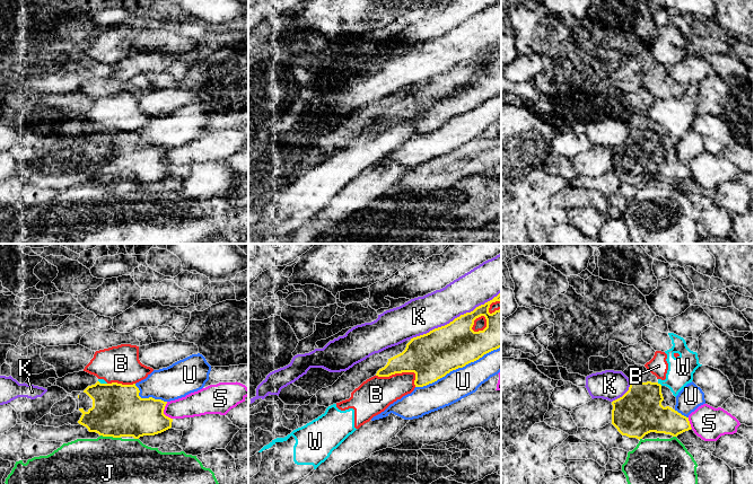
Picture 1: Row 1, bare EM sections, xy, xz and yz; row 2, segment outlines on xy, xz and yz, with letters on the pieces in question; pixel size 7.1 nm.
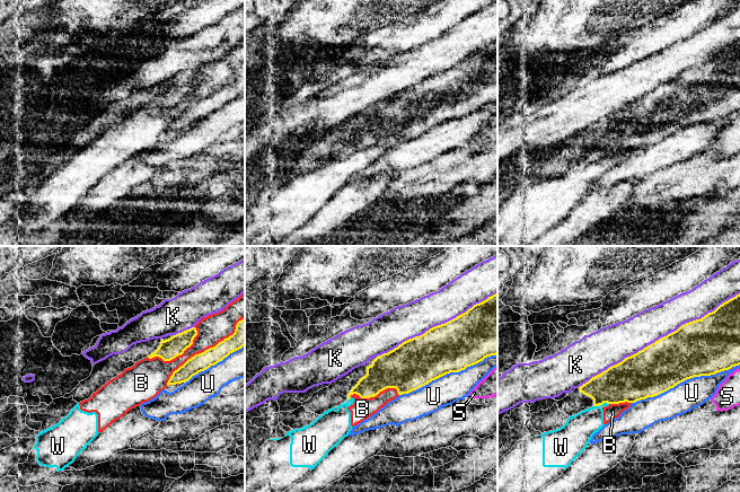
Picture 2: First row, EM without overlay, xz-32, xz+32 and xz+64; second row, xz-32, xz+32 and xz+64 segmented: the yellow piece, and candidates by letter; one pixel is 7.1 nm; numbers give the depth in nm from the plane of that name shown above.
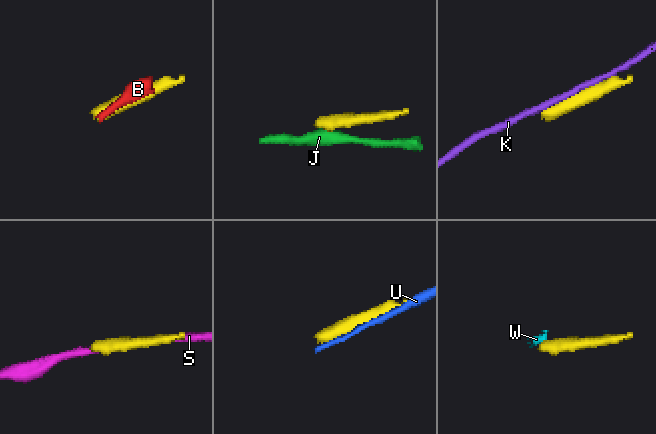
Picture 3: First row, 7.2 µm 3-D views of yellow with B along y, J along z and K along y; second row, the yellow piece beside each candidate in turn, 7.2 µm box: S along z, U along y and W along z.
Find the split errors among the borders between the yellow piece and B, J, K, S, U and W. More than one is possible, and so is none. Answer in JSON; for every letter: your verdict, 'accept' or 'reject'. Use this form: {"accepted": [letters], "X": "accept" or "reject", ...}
{"accepted": [], "B": "reject", "J": "reject", "K": "reject", "S": "reject", "U": "reject", "W": "reject"}

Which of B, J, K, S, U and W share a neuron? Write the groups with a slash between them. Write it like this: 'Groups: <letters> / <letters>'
Groups: B W / J / K / S / U

